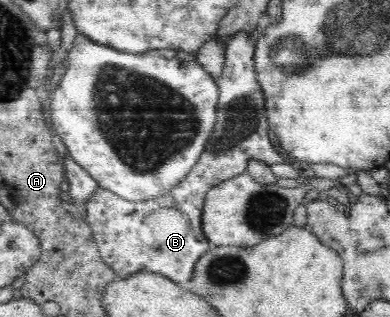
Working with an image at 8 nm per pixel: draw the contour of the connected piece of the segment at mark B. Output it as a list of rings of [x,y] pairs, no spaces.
[[[236,34],[226,43],[226,60],[216,84],[219,100],[214,130],[202,156],[167,194],[130,202],[101,186],[86,202],[86,221],[102,260],[123,279],[134,273],[156,273],[175,283],[192,278],[198,259],[209,252],[210,242],[201,227],[202,209],[211,188],[247,170],[249,160],[268,165],[286,164],[268,138],[265,97],[256,79],[254,52],[257,40],[253,34]]]

